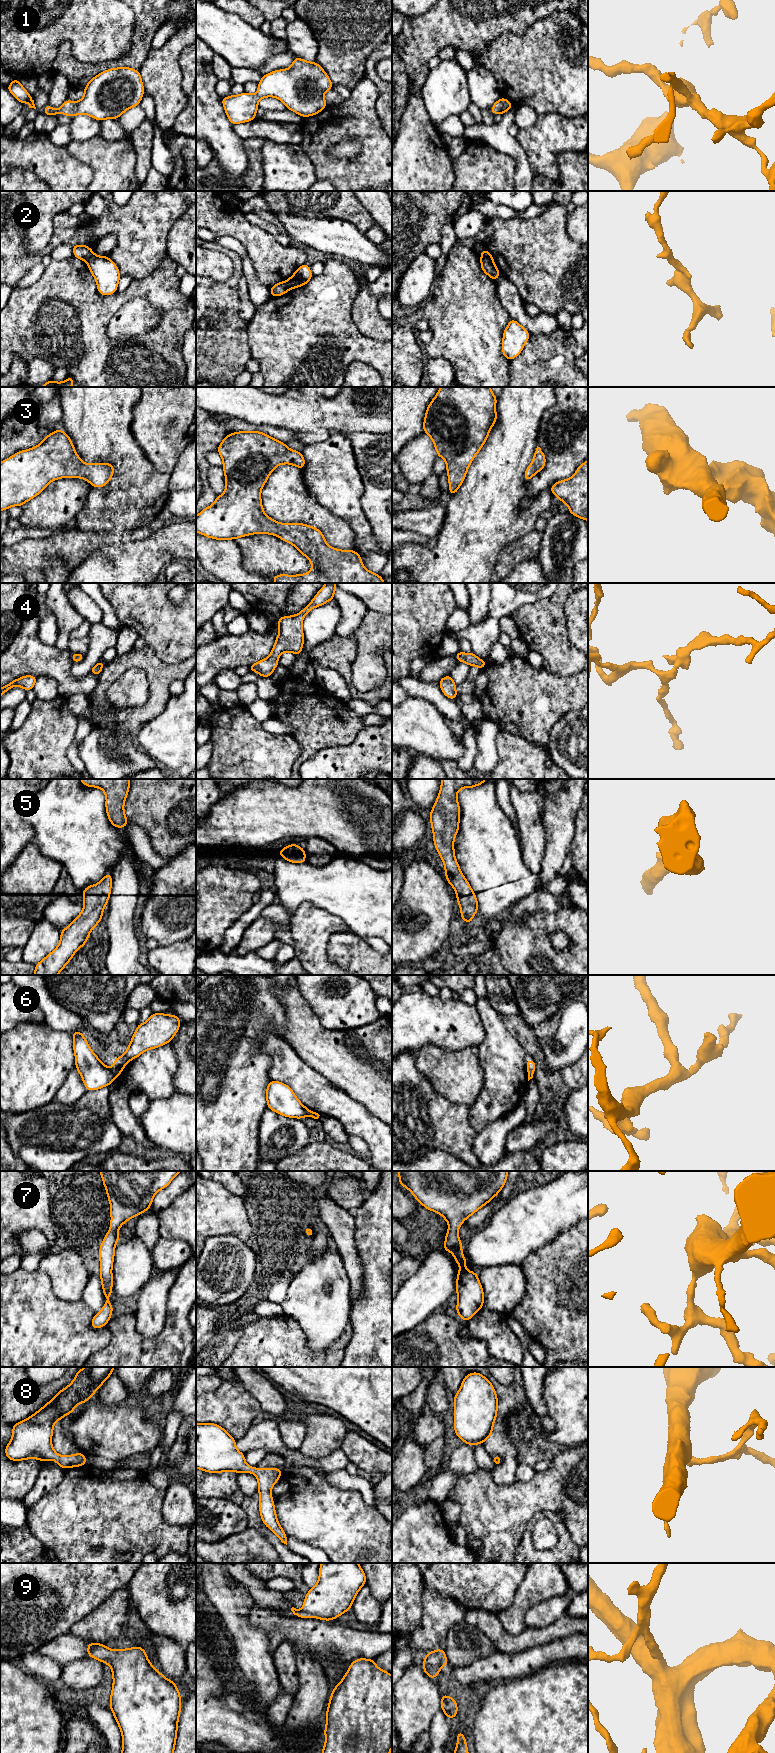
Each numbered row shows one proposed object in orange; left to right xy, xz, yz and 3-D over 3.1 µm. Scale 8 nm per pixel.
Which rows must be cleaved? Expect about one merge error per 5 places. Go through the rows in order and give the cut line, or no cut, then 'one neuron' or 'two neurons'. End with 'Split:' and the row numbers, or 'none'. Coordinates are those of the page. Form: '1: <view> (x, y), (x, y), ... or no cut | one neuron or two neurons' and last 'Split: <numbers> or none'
1: no cut | one neuron
2: yz (481, 256), (493, 262) | two neurons
3: no cut | one neuron
4: no cut | one neuron
5: no cut | one neuron
6: xy (111, 1069), (116, 1077) | two neurons
7: no cut | one neuron
8: no cut | one neuron
9: no cut | one neuron
Split: 2, 6

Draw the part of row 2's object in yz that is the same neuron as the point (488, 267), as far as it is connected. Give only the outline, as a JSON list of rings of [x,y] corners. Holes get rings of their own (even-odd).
[[[481,257],[480,259],[481,269],[482,271],[487,274],[491,279],[497,281],[498,277],[501,275],[500,271],[498,270],[497,266],[494,262],[490,261],[487,258]]]

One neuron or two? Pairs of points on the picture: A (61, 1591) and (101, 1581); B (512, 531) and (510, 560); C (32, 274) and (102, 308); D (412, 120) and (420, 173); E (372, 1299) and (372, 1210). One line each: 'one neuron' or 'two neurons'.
A: one neuron
B: two neurons
C: two neurons
D: one neuron
E: one neuron

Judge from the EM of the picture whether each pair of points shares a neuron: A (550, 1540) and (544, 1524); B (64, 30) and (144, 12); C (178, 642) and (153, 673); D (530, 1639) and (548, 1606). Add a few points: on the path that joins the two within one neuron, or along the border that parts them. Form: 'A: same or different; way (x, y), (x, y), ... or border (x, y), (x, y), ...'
A: same; way (546, 1536), (544, 1528)
B: different; border (133, 10), (134, 30), (131, 37)
C: different; border (146, 644), (167, 664), (177, 664), (185, 661)
D: different; border (559, 1618), (546, 1626), (526, 1627)

